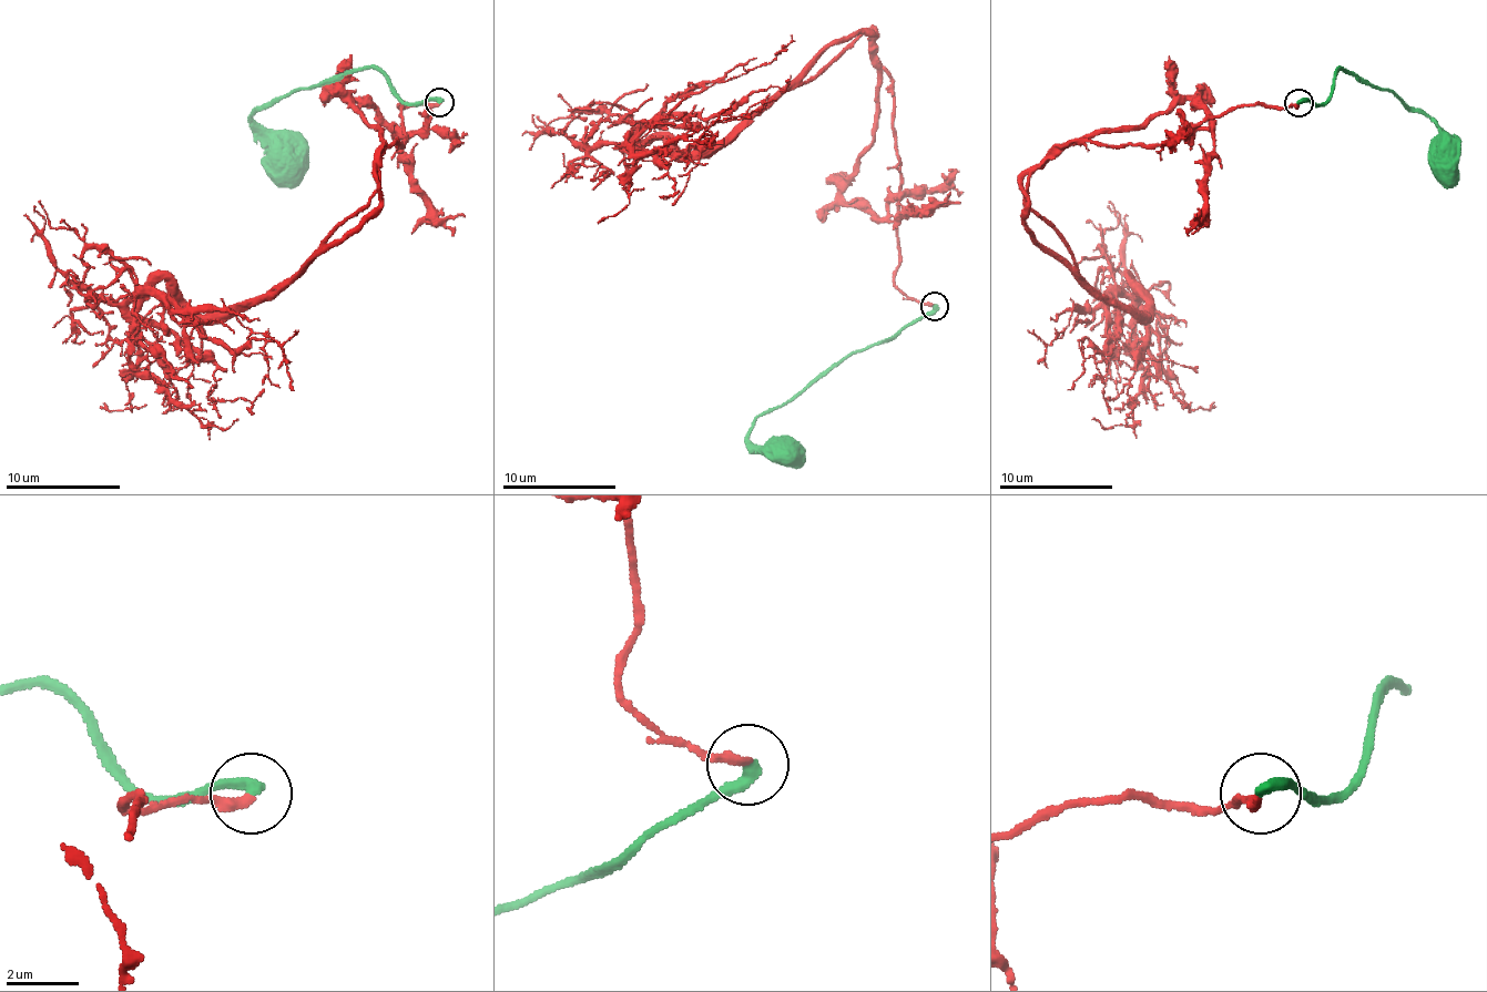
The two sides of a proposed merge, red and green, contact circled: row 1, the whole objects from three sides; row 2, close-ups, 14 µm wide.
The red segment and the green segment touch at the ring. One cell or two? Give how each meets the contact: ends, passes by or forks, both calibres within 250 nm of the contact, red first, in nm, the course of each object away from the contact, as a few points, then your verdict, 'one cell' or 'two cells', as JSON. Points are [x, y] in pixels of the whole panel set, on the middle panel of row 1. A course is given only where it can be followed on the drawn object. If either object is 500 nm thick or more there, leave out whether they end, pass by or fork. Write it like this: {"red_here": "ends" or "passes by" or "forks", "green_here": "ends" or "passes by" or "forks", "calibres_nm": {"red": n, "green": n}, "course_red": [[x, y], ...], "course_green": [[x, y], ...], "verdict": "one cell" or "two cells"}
{"red_here": "ends", "green_here": "ends", "calibres_nm": {"red": 280, "green": 360}, "course_red": [[934, 307], [894, 284], [894, 79], [874, 36], [716, 144], [680, 153], [634, 135], [696, 124], [791, 75]], "course_green": [[934, 307], [903, 329], [851, 353], [791, 398], [763, 412], [749, 438], [756, 447], [780, 447], [794, 460]], "verdict": "one cell"}

